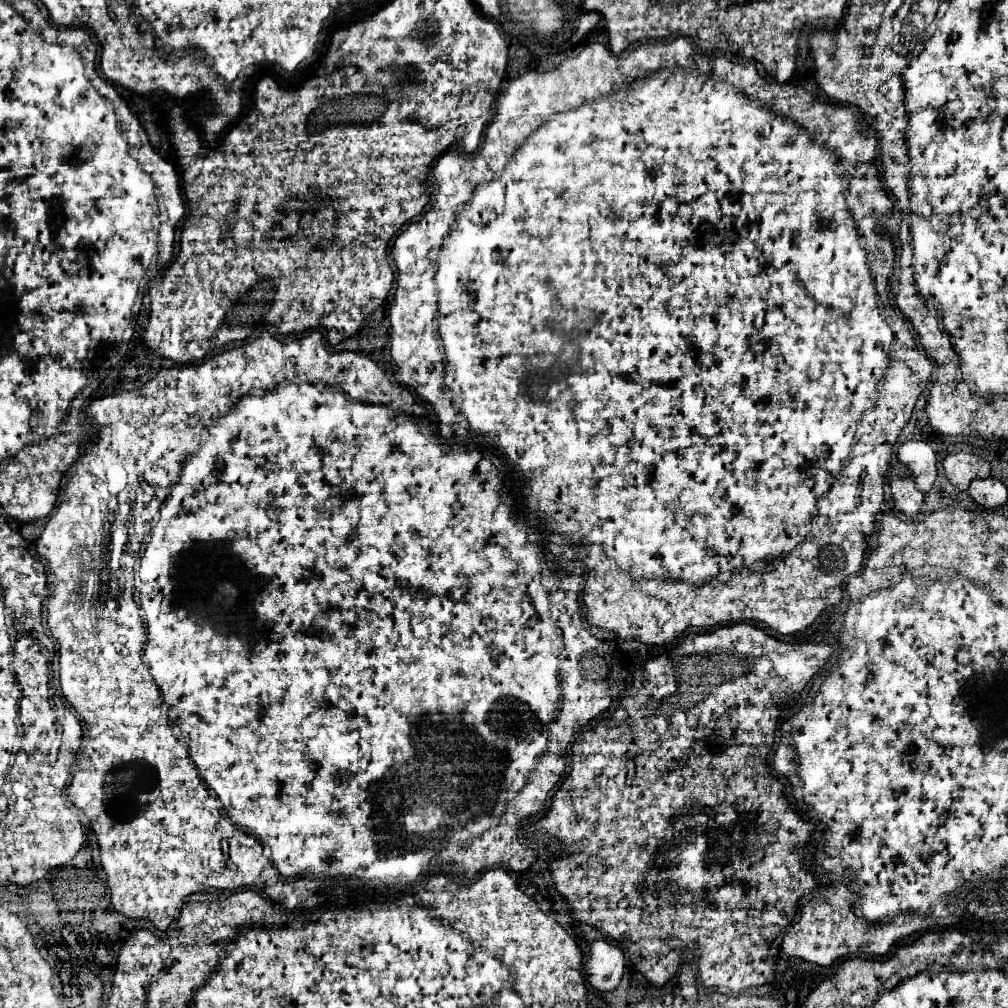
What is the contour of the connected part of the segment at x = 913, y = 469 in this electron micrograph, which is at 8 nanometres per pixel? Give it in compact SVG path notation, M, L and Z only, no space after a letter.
M906 442L898 448L898 460L910 470L916 488L928 494L936 480L936 454L924 442Z

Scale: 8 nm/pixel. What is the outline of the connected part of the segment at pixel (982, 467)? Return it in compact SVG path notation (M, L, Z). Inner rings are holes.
M950 454L942 460L944 474L952 486L958 490L968 490L970 482L976 478L990 478L990 466L976 454Z

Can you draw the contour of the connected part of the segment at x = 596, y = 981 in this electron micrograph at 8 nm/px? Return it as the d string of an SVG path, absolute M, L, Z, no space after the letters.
M596 940L592 944L592 954L586 964L586 974L590 984L600 992L616 990L624 974L624 952L618 946L612 946L604 940Z

